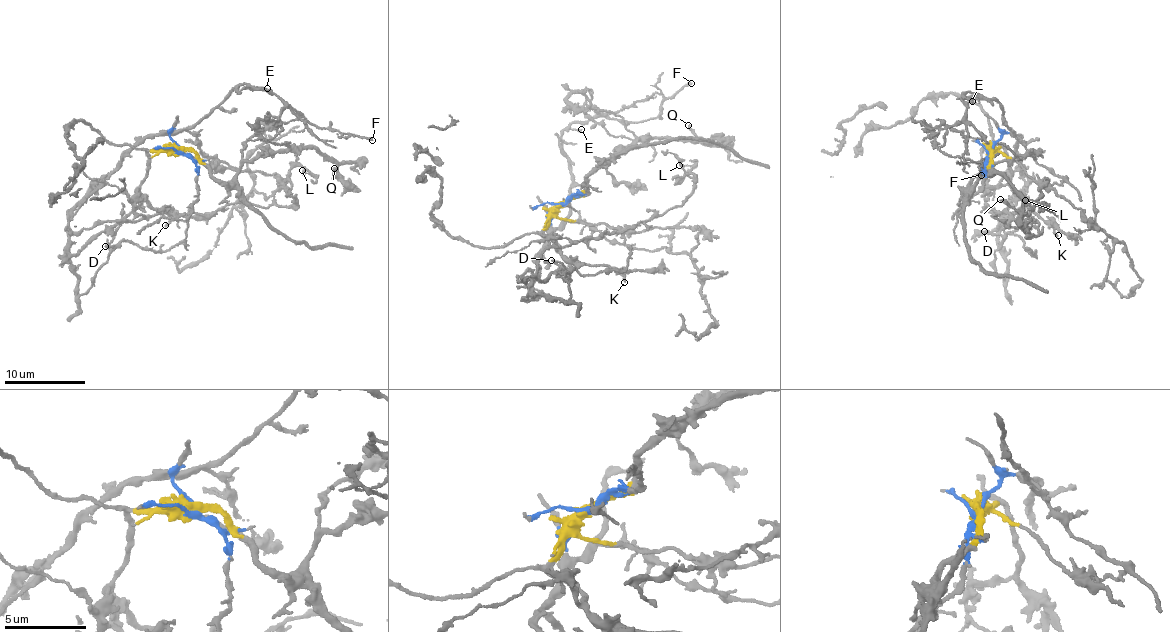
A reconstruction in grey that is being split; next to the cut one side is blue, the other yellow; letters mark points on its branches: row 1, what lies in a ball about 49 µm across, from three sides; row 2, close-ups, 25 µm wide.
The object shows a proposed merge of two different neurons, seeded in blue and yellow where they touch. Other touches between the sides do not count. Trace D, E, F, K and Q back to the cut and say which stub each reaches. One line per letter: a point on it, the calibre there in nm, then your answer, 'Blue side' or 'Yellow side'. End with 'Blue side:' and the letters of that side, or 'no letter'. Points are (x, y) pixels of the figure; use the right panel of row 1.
D: Place: (984, 231). Thickness 200 nm. Blue side
E: Place: (972, 101). Thickness 240 nm. Blue side
F: Place: (981, 175). Thickness 220 nm. Blue side
K: Place: (1058, 235). Thickness 170 nm. Yellow side
Q: Place: (1000, 199). Thickness 260 nm. Yellow side
Blue side: D, E, F

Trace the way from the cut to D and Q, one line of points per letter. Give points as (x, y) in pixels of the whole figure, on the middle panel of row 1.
D: (559, 205), (536, 261), (534, 295), (527, 301), (529, 294), (569, 300), (568, 269), (551, 260)
Q: (559, 205), (583, 191), (588, 174), (603, 168), (623, 148), (639, 140), (666, 136), (702, 142), (688, 125)

